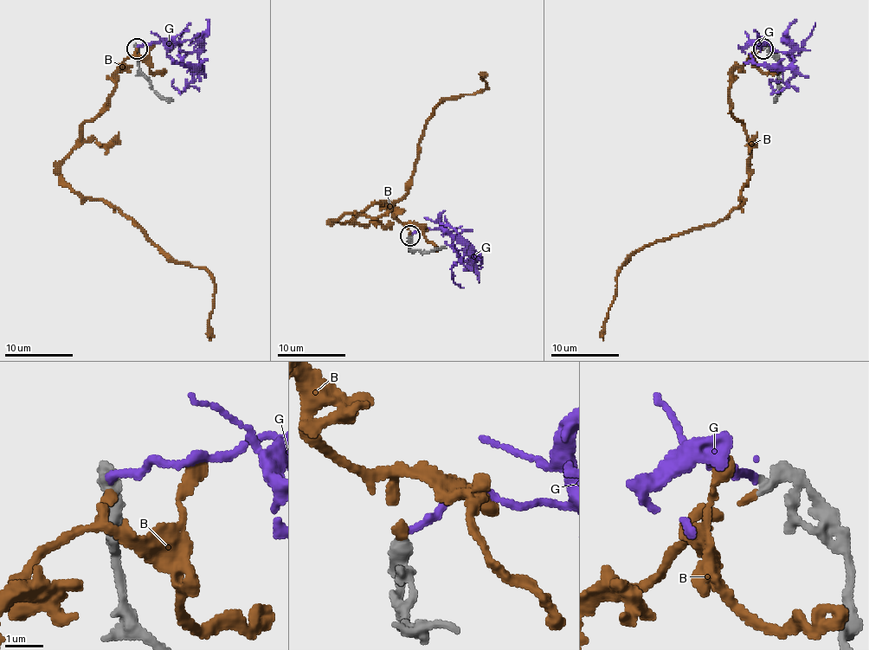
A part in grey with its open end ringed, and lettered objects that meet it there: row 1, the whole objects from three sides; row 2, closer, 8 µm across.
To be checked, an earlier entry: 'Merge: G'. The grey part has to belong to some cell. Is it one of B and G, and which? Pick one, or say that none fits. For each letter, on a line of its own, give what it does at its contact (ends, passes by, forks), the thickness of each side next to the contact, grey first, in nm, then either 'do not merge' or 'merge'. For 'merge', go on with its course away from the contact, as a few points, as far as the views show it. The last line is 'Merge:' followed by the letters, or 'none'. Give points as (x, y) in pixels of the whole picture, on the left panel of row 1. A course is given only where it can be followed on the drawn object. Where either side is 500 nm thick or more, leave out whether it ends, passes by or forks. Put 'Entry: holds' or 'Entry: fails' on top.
Entry: fails
B: it ends | 380/180 nm | merge | via (137, 48), (61, 176), (110, 202), (177, 261), (203, 268), (214, 284), (210, 340)
G: it ends | 400/190 nm | do not merge
Merge: B

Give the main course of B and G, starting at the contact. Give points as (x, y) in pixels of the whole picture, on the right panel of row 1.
B: (762, 48), (731, 74), (730, 112), (748, 145), (744, 200), (719, 222), (672, 234), (625, 261), (603, 340)
G: (762, 47), (755, 43), (756, 40), (779, 51), (789, 51), (793, 61), (788, 67), (758, 65), (748, 53)

